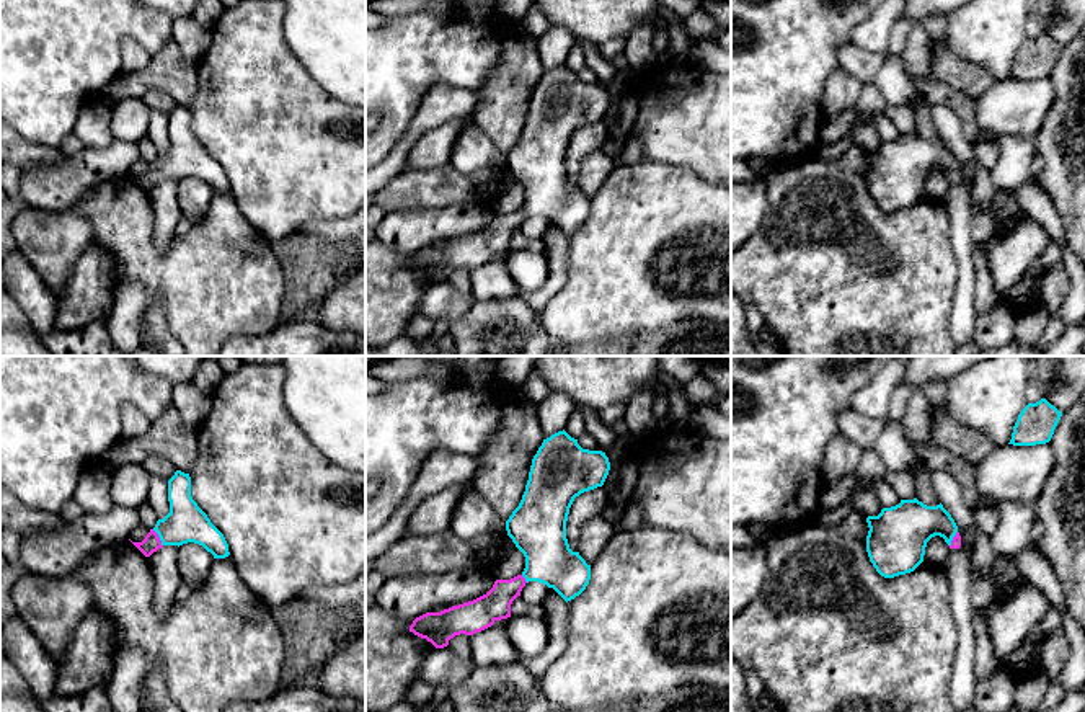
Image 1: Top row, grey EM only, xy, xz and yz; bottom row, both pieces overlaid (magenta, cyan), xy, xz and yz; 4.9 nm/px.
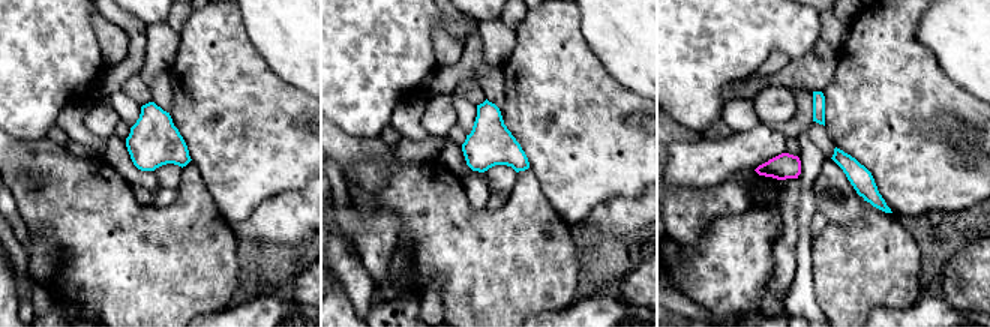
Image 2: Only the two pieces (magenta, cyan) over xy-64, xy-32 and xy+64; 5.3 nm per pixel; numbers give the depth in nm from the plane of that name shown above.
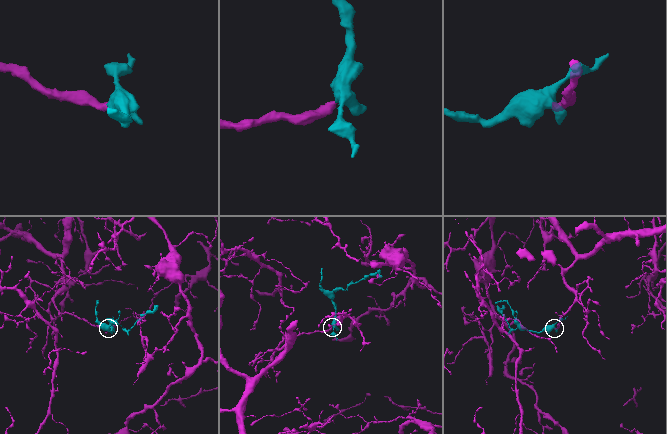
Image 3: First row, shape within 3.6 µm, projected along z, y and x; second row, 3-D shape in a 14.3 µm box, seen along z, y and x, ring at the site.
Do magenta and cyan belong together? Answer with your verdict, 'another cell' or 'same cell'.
same cell

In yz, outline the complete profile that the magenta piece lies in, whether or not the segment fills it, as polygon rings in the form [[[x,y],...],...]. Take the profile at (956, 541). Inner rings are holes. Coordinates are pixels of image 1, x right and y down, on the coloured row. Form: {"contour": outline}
{"contour": [[[917,498],[901,500],[899,505],[883,508],[878,516],[868,516],[866,552],[876,572],[884,578],[894,578],[914,572],[925,555],[927,542],[940,536],[950,549],[961,547],[961,536],[951,514],[943,505],[927,506]]]}

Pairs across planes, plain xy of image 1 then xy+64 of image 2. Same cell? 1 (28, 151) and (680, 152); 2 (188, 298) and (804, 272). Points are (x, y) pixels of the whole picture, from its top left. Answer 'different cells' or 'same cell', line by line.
1: different cells
2: different cells

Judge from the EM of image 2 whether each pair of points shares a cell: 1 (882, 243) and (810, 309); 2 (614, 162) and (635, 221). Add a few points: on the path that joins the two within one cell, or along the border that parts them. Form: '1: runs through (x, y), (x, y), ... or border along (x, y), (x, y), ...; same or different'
1: border along (812, 269), (812, 288), (815, 300), (822, 311); different
2: border along (641, 194), (606, 200), (593, 210); different

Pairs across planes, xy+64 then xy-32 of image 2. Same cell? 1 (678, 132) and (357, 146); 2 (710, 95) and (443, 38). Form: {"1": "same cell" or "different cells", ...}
{"1": "same cell", "2": "different cells"}

